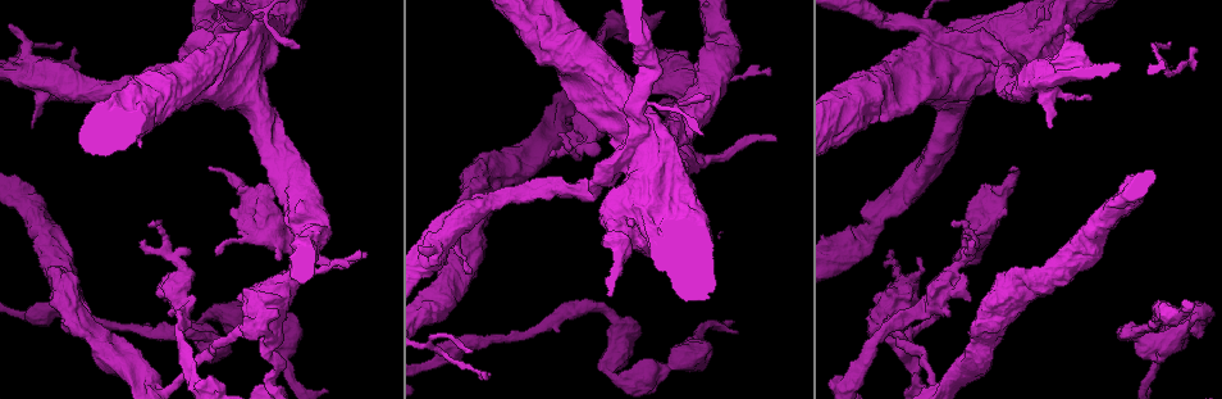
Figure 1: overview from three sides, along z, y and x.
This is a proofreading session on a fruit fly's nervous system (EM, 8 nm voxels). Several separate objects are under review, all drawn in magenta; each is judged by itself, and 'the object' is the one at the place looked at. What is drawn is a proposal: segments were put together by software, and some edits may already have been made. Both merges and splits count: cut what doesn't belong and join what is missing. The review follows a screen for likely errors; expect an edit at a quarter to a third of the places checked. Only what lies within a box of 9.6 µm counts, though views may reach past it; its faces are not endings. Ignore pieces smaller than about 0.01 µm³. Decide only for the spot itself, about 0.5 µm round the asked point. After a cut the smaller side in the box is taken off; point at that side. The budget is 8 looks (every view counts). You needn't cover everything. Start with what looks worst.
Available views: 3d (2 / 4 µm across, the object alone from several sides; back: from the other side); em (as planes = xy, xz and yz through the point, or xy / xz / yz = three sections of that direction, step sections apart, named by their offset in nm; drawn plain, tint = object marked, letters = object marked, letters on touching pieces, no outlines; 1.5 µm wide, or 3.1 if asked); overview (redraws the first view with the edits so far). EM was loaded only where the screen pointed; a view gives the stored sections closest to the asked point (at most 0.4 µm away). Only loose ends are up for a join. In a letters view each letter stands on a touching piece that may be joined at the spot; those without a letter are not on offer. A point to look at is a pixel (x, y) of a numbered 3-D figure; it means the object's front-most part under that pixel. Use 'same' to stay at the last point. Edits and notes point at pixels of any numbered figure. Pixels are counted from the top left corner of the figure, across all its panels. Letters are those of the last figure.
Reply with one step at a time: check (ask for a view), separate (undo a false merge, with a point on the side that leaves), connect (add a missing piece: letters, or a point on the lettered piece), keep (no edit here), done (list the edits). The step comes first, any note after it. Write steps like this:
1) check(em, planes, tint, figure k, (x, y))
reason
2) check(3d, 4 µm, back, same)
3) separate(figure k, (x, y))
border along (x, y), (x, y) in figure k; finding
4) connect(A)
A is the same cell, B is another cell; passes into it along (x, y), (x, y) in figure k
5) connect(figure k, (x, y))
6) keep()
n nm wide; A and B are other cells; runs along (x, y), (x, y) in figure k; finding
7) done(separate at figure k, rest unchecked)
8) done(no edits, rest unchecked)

check(em, planes, letters, figure 1, (776, 138))
branch stops here

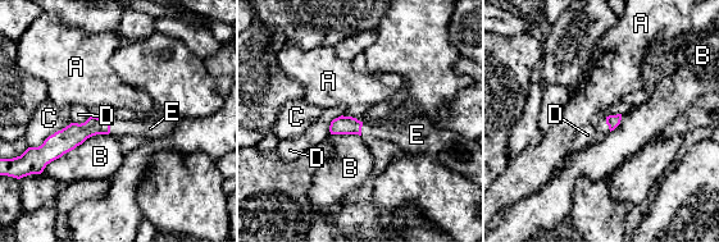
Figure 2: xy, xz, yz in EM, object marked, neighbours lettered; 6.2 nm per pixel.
connect(E)
E is the same cell, A, B, C and D are other cells; the neuron continues

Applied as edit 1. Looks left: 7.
check(em, yz, step 4, letters, figure 1, (218, 254))
branch stops here

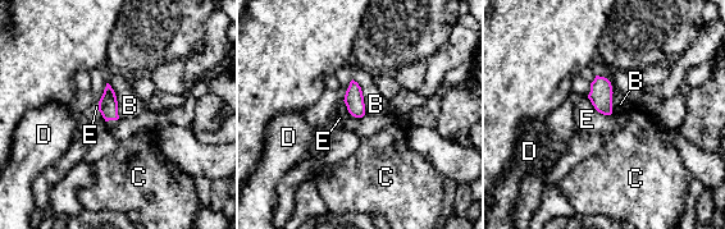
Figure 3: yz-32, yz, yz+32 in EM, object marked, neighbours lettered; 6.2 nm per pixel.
check(em, planes, letters, same)

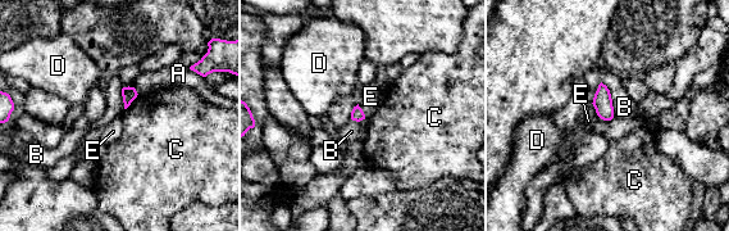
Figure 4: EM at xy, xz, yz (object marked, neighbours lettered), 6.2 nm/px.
keep()
B touches over 240 nm; A, B, C, D and E are other cells; border along (592, 103), (601, 118), (614, 117) in figure 4; none of them fits

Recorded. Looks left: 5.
check(3d, 4 µm, figure 1, (669, 364))

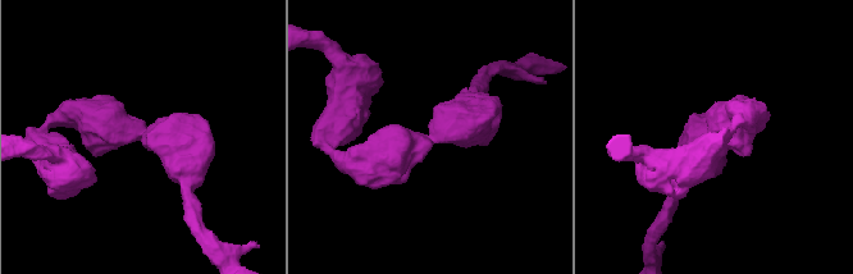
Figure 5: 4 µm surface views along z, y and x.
check(em, planes, tint, figure 5, (432, 135))
arms of 600, 650 nm; now the EM

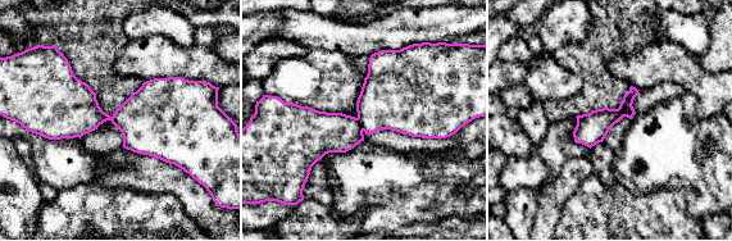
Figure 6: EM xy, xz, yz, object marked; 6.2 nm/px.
check(em, planes, letters, same)
see the neighbours

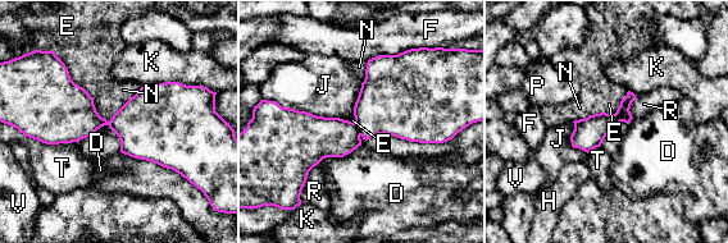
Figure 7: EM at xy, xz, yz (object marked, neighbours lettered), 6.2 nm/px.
separate(figure 7, (387, 104))
J touches over 480 nm; D, E, F, H, J, K, N, P, R, T and V are other cells; border along (354, 123), (360, 134) in figure 7; two neurons meet here

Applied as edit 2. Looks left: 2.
done(connect at figure 2, separate at figure 7, rest unchecked)

